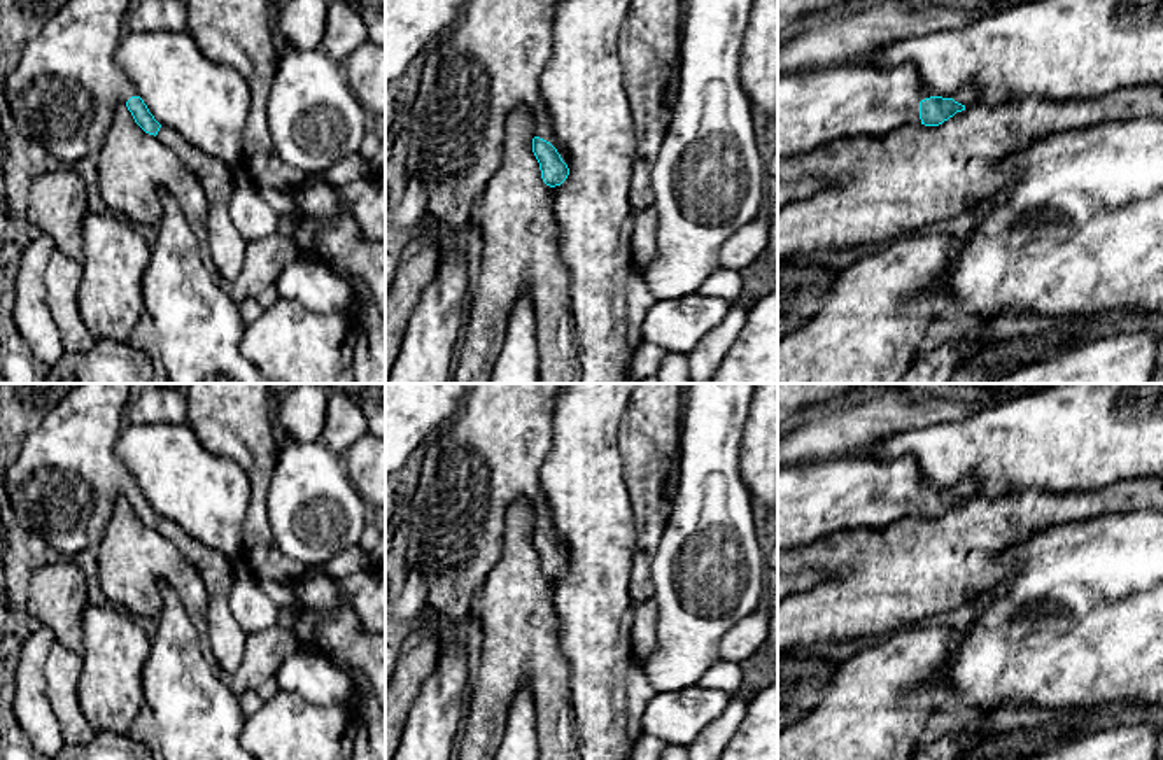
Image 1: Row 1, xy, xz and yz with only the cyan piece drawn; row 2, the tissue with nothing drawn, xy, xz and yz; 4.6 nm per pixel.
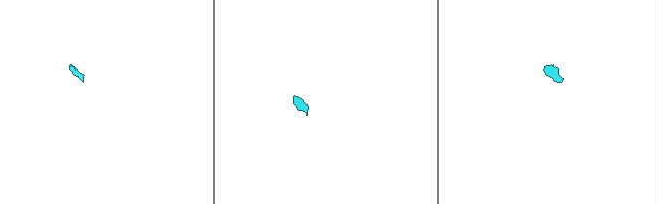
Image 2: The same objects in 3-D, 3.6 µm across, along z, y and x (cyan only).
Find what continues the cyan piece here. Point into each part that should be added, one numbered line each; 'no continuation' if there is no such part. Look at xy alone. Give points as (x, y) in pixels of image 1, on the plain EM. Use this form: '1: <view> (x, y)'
1: xy (65, 480)
2: xy (226, 640)

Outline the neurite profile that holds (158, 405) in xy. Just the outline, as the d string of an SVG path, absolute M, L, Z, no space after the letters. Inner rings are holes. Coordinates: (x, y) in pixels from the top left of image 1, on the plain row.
M147 384L142 396L126 406L124 419L130 424L186 424L186 394L159 384Z

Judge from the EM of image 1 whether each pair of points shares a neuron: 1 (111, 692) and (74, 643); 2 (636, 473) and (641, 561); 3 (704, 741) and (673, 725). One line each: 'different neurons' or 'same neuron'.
1: different neurons
2: same neuron
3: different neurons

